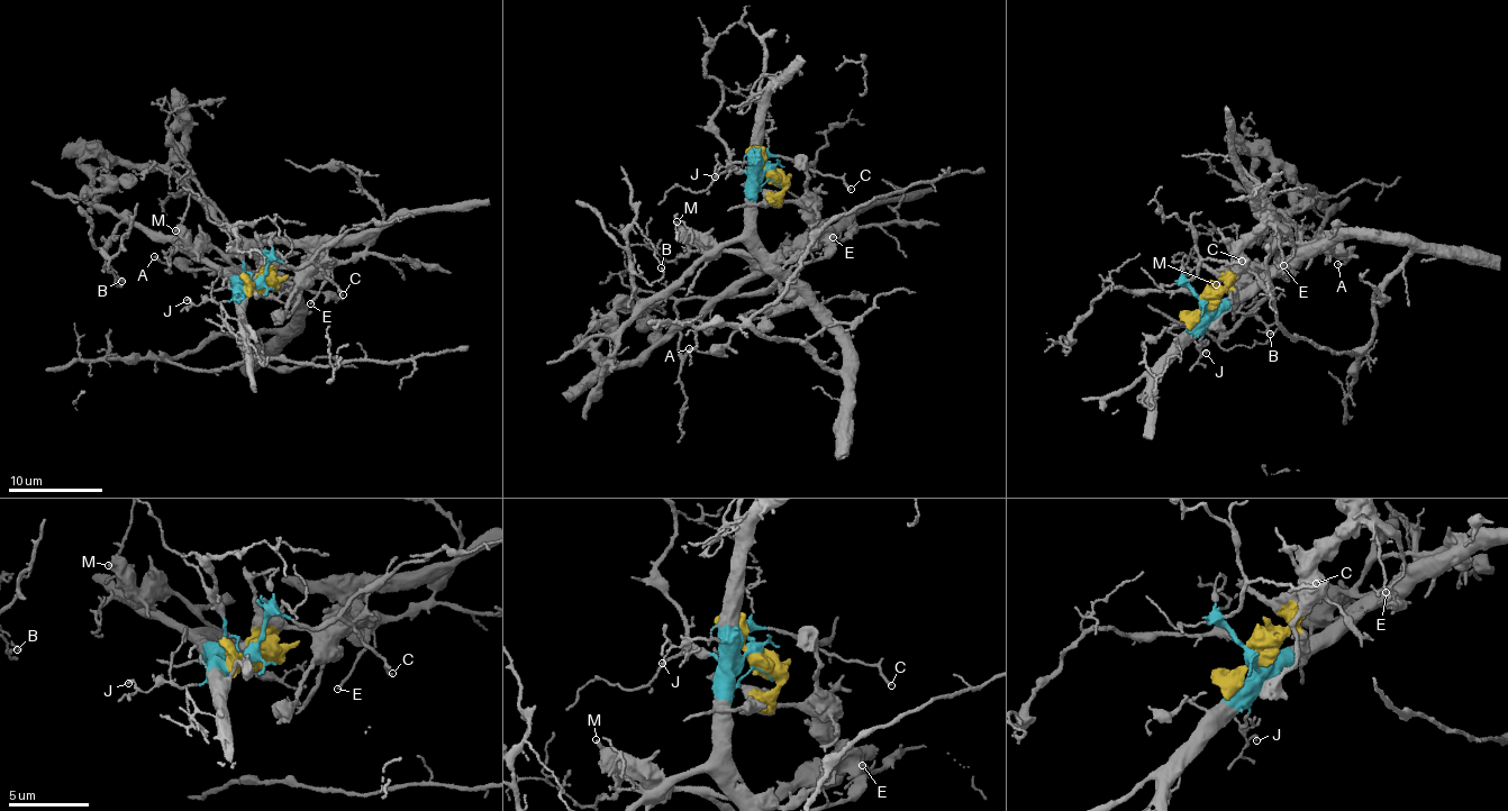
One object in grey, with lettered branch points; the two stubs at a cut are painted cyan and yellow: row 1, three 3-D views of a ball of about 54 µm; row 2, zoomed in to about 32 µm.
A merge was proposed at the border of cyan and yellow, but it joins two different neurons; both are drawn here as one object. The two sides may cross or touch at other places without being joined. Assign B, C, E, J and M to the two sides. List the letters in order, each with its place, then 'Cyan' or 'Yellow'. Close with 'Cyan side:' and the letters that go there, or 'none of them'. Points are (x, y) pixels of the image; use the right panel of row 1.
B: Place: (1270, 334). Cyan
C: Place: (1242, 261). Cyan
E: Place: (1283, 265). Yellow
J: Place: (1206, 353). Cyan
M: Place: (1216, 284). Yellow
Cyan side: B, C, J

